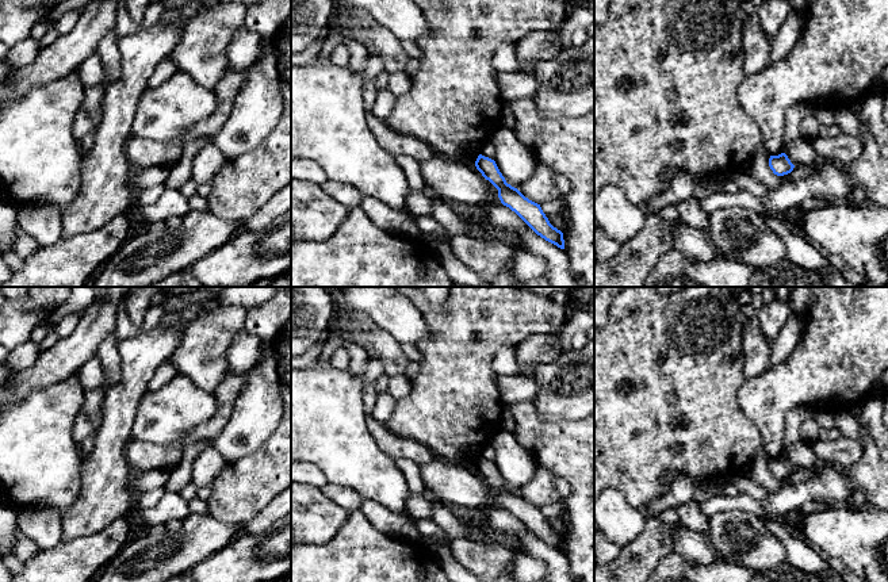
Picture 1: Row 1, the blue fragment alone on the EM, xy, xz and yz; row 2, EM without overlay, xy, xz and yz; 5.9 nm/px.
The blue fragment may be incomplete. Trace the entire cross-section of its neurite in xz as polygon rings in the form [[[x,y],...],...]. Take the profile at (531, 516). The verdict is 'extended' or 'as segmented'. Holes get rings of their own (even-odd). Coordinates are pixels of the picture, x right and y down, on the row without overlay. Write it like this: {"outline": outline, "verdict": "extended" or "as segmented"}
{"outline": [[[479,457],[475,470],[498,493],[498,501],[504,509],[514,514],[537,539],[564,552],[563,536],[550,527],[540,508],[506,486],[494,463]]], "verdict": "as segmented"}

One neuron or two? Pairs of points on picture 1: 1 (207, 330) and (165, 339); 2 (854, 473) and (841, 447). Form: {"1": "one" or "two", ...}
{"1": "two", "2": "two"}

